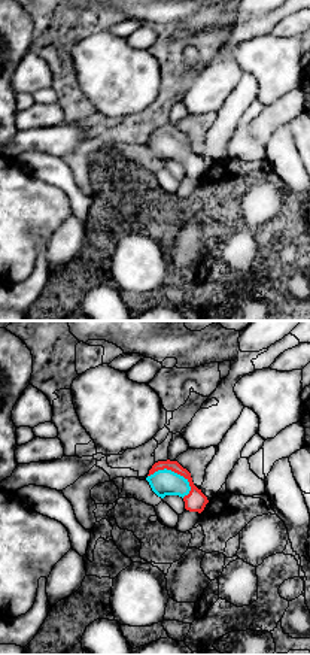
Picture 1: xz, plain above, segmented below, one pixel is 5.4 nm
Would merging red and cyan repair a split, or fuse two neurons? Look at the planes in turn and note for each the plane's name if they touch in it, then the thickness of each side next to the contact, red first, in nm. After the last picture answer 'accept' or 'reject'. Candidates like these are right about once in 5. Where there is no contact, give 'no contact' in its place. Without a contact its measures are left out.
meets red in xz; 110 nm thick on the red side, 140 nm on the other

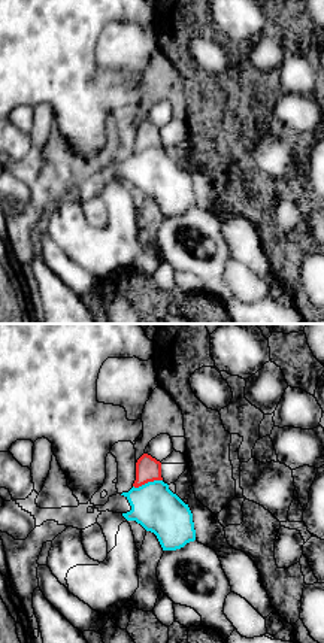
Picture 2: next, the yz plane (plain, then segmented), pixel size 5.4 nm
meets red in yz; 140 nm thick on the red side, 240 nm on the other

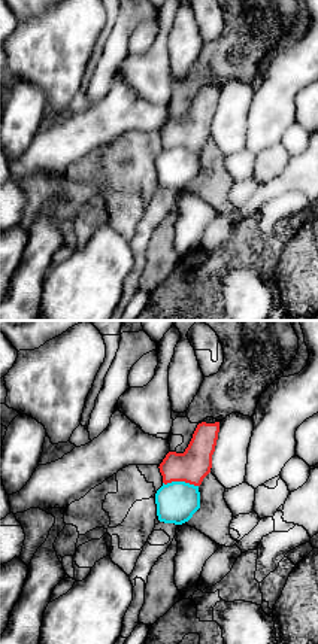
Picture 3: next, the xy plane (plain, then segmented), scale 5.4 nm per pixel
meets red in xy; 180 nm thick on the red side, 220 nm on the other

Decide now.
accept

